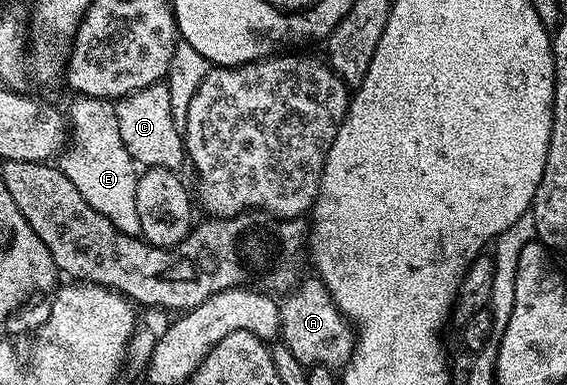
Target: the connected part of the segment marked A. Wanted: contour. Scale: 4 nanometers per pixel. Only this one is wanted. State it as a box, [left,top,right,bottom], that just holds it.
[278,278,355,369]

